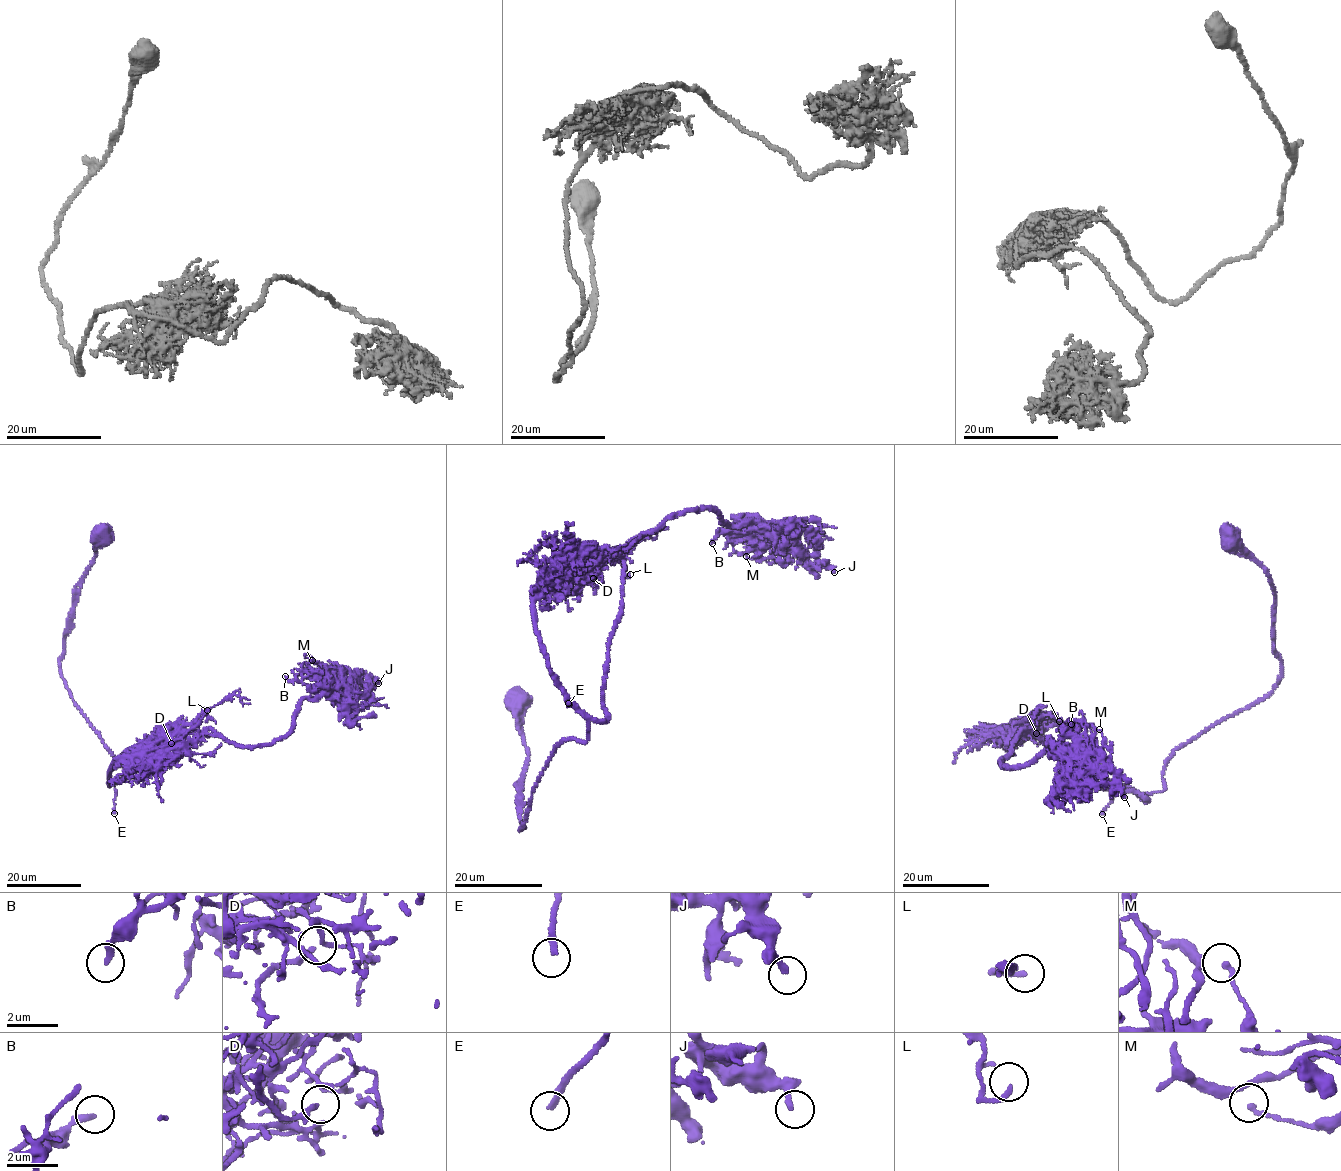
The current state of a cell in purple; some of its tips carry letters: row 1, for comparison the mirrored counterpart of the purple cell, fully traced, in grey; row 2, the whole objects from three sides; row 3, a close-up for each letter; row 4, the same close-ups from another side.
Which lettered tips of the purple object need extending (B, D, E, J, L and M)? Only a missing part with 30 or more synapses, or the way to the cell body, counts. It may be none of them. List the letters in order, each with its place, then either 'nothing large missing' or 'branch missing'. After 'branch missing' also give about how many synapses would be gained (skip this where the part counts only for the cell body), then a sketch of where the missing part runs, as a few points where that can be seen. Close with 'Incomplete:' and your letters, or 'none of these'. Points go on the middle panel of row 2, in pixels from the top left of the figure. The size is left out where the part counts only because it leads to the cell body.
B: place (712, 543); nothing large missing
D: place (593, 578); nothing large missing
E: place (568, 703); branch missing; 60 synapses; course (568, 703), (588, 697), (611, 698), (678, 718), (708, 718), (717, 701), (715, 663)
J: place (834, 572); nothing large missing
L: place (630, 574); nothing large missing
M: place (746, 556); nothing large missing
Incomplete: E

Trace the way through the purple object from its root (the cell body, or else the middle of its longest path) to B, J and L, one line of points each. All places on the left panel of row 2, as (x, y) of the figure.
B: (101, 537), (61, 670), (130, 775), (156, 774), (208, 729), (247, 747), (286, 738), (326, 686), (285, 676)
J: (101, 537), (61, 670), (130, 775), (156, 774), (208, 729), (273, 744), (334, 680), (378, 683)
L: (101, 537), (63, 642), (62, 676), (75, 703), (136, 776), (180, 756), (207, 710)

